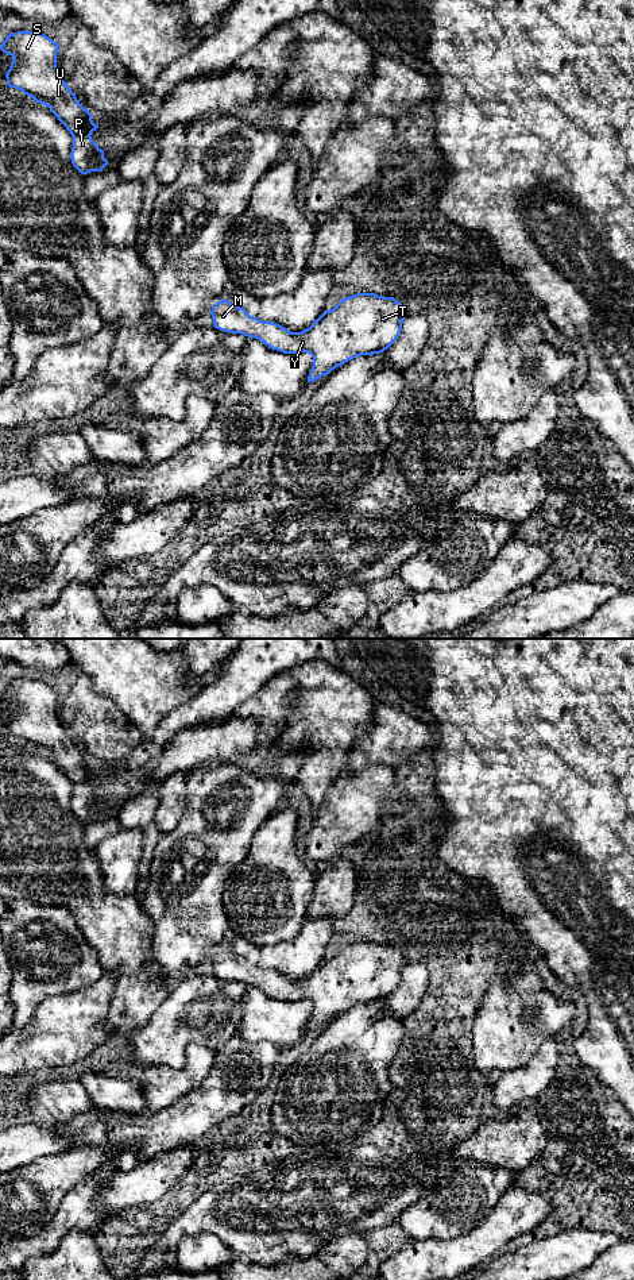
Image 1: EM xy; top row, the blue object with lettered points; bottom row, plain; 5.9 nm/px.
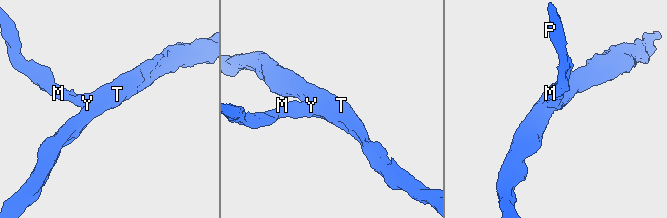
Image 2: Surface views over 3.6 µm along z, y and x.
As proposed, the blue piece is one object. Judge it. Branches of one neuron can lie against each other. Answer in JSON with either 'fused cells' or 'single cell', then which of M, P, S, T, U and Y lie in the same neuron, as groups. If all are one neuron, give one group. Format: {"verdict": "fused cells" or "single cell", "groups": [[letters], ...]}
{"verdict": "single cell", "groups": [["M", "P", "S", "T", "U", "Y"]]}

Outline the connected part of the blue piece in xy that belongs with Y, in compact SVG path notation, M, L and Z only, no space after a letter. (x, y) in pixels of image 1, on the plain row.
M375 941L343 946L301 980L252 965L228 948L216 951L210 963L213 975L220 979L255 986L283 1002L309 1001L313 1014L308 1030L328 1023L356 1005L383 1001L398 987L407 965L399 949Z

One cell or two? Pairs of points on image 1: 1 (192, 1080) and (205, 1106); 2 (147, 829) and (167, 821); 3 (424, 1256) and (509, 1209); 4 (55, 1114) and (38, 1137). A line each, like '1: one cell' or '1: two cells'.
1: two cells
2: two cells
3: one cell
4: two cells

